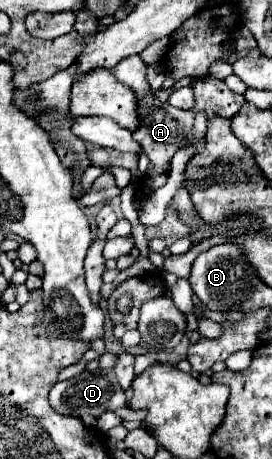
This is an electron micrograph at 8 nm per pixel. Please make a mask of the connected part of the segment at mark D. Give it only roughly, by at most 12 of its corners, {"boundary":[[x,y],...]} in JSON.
{"boundary":[[112,370],[82,372],[50,388],[50,406],[98,418],[126,406]]}

